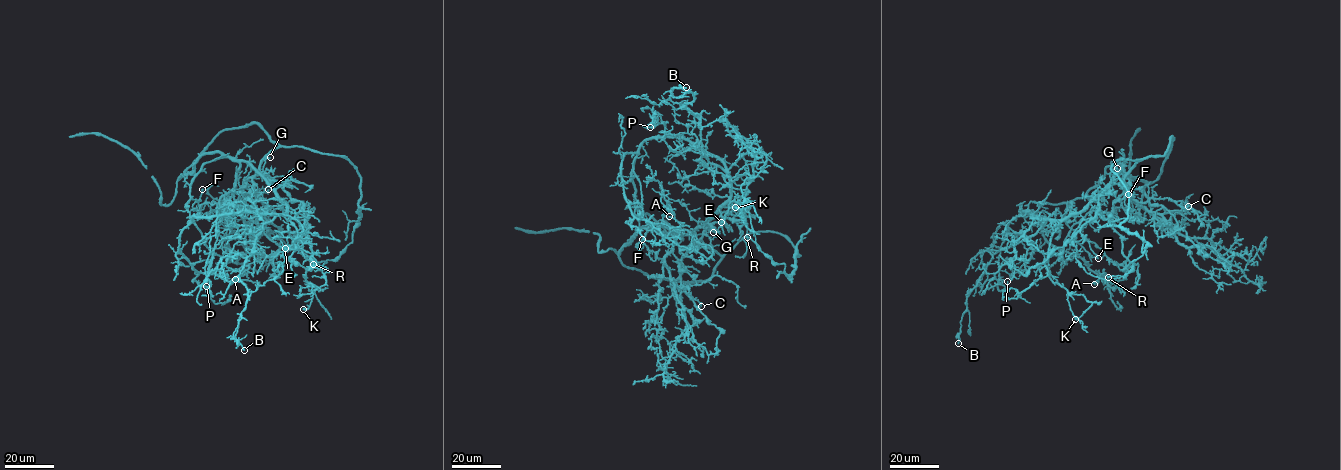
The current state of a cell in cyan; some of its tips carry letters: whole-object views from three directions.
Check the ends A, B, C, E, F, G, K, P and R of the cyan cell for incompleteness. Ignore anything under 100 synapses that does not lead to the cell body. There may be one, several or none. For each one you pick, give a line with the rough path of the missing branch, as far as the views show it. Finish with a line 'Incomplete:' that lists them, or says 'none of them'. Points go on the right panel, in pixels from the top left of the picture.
Incomplete: none of them

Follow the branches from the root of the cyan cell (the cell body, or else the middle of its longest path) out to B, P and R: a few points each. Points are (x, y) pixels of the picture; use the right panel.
B: (1122, 169), (1080, 211), (1062, 219), (1048, 219), (1034, 234), (993, 255), (967, 298), (958, 343)
P: (1122, 169), (1080, 211), (1060, 220), (1023, 211), (1014, 217), (1000, 246), (997, 288), (1002, 290), (1007, 281)
R: (1122, 169), (1126, 184), (1140, 159), (1110, 169), (1129, 197), (1120, 226), (1147, 247), (1129, 272), (1108, 277)

